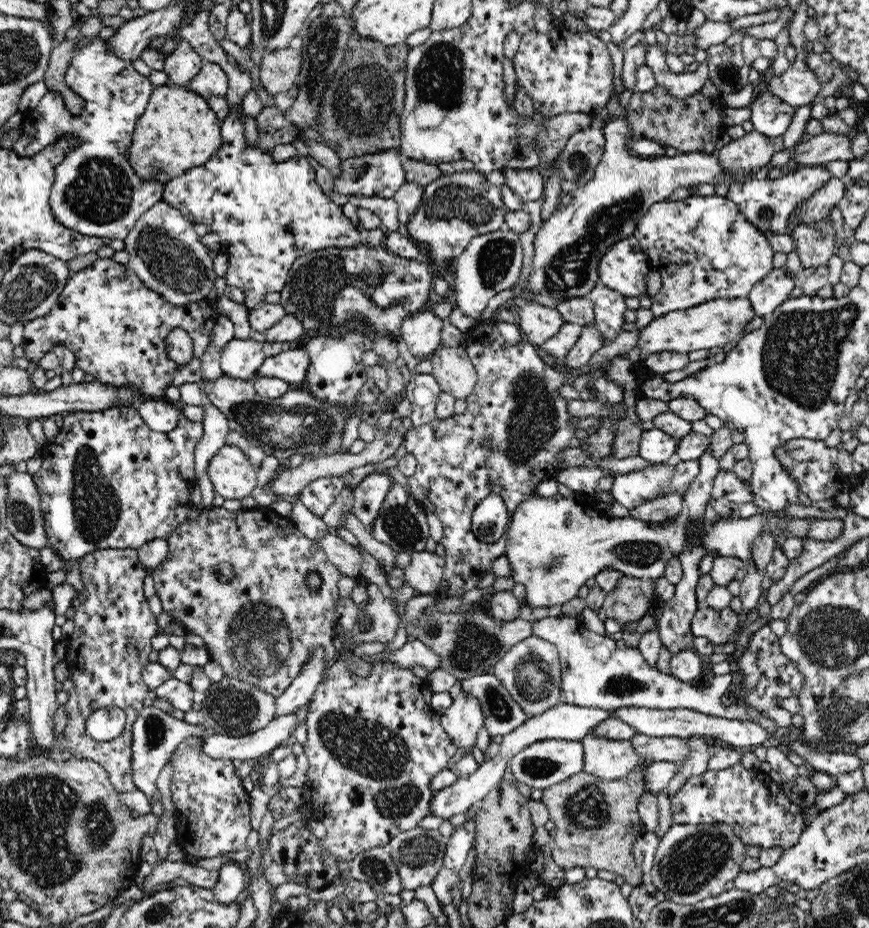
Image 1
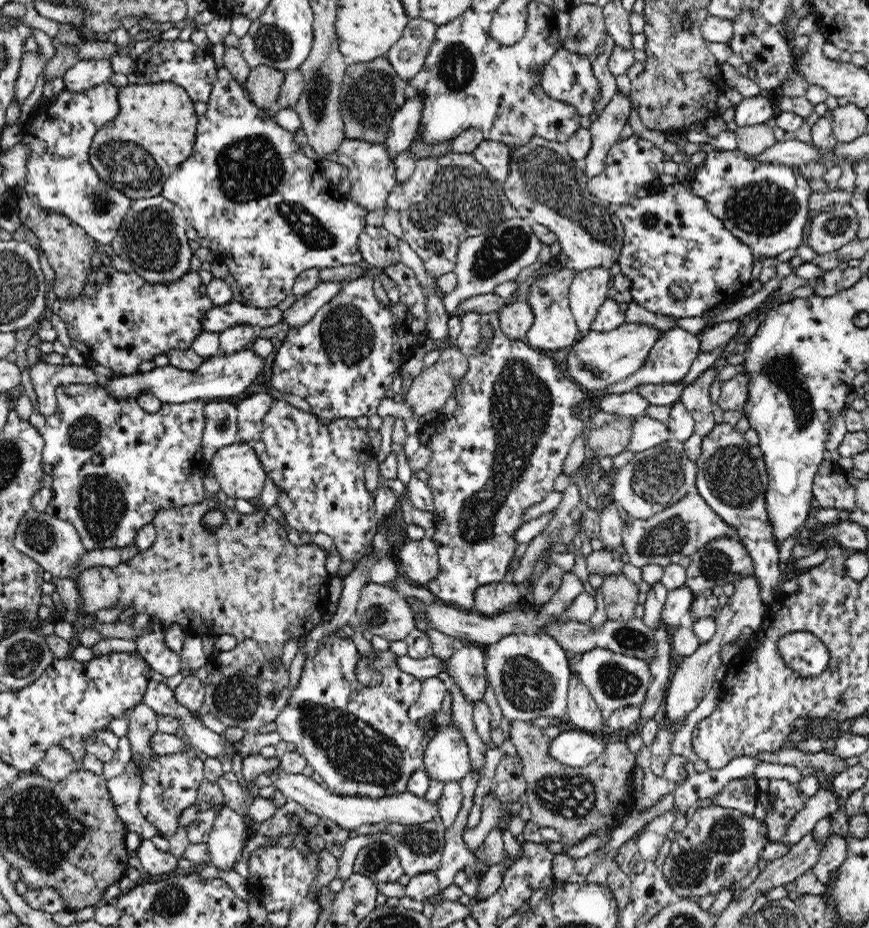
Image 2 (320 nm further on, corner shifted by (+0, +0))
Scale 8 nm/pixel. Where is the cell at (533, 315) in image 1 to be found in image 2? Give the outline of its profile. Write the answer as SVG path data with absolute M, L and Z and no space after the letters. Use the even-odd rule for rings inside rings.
M515 300L512 304L506 303L496 314L501 332L508 339L527 341L528 330L534 323L534 314L526 301Z

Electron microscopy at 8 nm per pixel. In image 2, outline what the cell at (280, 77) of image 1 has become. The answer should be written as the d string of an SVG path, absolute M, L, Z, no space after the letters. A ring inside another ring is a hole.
M260 65L250 68L248 78L244 82L246 96L262 110L276 109L284 76L285 73L270 66Z

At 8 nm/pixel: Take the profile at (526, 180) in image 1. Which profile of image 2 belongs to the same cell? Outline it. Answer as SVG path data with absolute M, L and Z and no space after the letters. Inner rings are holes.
M484 139L472 150L472 154L492 178L502 183L508 178L510 149L507 144Z

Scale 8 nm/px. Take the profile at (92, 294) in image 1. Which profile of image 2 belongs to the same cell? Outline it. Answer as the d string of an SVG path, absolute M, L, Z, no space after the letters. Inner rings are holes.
M101 264L89 270L83 291L76 298L67 301L56 299L51 311L60 316L68 330L71 346L82 353L84 360L96 361L118 375L132 375L137 373L142 362L152 361L158 354L164 355L172 348L188 349L203 333L201 317L214 305L206 288L196 271L188 270L174 282L148 282L133 269L120 272L112 265Z

